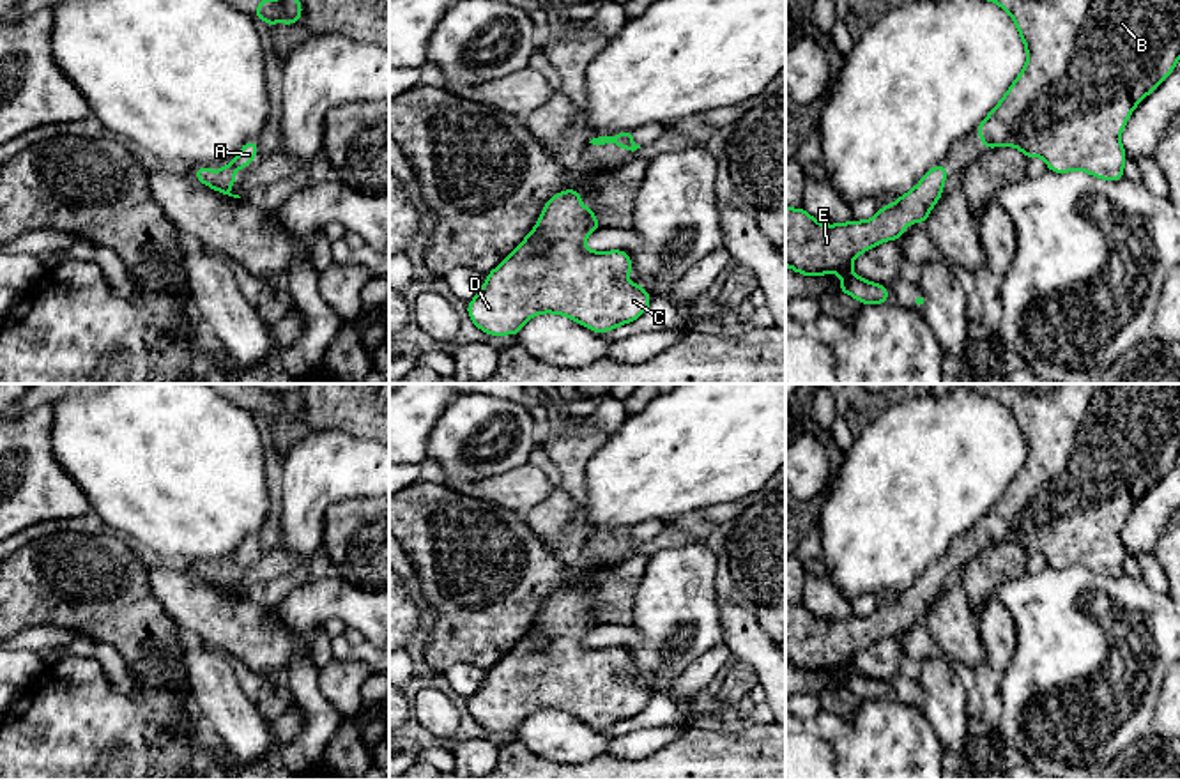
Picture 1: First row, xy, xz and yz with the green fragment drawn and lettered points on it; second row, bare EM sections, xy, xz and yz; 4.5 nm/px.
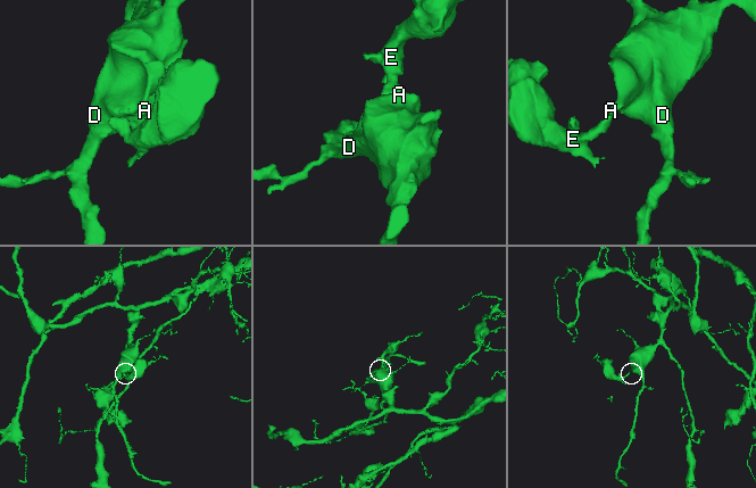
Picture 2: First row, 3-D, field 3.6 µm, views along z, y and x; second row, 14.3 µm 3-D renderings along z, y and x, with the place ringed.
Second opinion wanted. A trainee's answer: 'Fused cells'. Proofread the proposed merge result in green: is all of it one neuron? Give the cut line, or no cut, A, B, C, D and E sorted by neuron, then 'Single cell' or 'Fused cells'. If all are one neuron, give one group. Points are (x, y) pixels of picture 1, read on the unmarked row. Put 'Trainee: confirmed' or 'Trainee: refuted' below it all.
No split. Groups: A B C D E. Single cell
Trainee: refuted

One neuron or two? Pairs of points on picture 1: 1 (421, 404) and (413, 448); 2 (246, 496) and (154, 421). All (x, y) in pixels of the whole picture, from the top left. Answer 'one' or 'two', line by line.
1: one
2: one

